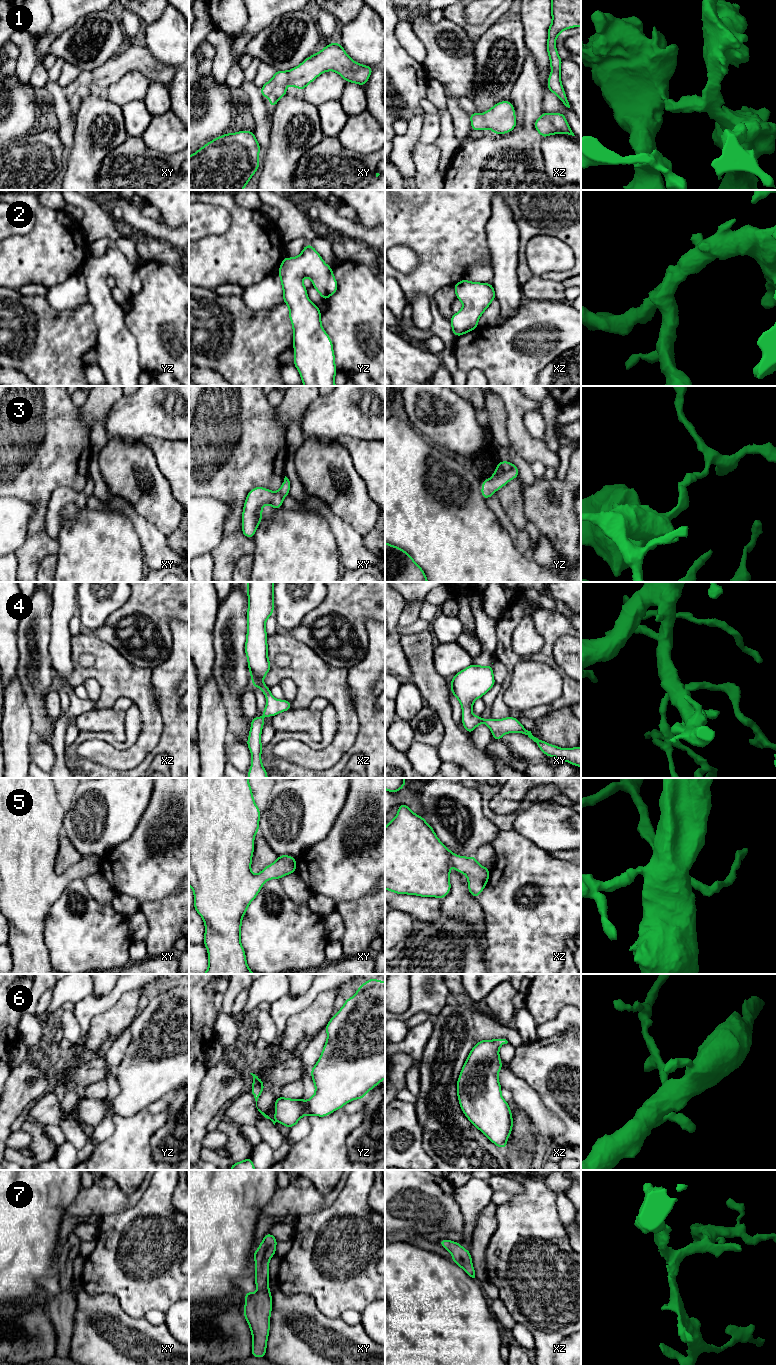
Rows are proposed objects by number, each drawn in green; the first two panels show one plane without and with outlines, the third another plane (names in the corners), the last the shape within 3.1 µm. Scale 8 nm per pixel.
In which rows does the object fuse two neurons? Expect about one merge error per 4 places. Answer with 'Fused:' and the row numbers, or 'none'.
Fused: none

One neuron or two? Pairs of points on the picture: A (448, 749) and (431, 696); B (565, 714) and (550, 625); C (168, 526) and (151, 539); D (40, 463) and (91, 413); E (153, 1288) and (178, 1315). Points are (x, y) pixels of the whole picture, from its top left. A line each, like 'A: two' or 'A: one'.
A: one
B: two
C: two
D: two
E: two

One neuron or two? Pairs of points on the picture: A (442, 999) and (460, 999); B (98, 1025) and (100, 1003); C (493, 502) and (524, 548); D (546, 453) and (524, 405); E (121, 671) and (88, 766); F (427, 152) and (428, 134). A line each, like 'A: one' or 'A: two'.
A: two
B: two
C: one
D: one
E: two
F: two

